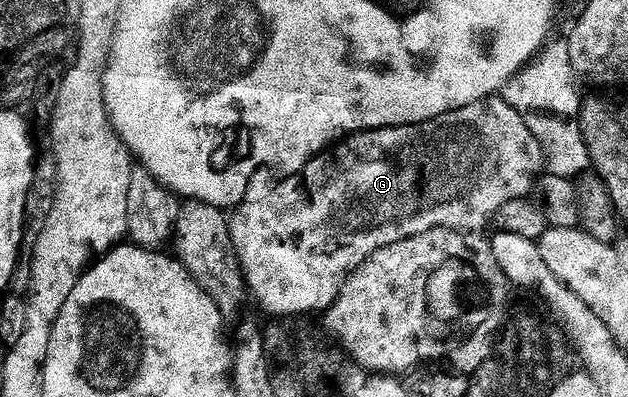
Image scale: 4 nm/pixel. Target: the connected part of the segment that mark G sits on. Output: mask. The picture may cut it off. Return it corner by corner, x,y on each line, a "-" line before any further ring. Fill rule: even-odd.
495,95
489,97
486,101
481,101
480,103
472,103
468,107
460,107
456,111
448,111
448,115
440,115
436,119
428,119
424,123
416,123
415,125
401,125
400,127
384,127
383,129
369,129
363,133
353,133
350,137
343,137
341,141
333,144
330,148
325,149
323,153
318,154
317,157
312,158
309,163
303,167
298,173
291,173
289,175
283,176
281,178
282,182
275,187
271,193
266,193
263,197
258,197
253,201
253,199
247,199
242,202
241,205
237,206
229,214
228,220
230,222
230,238
234,244
234,253
238,256
238,262
242,265
242,271
246,279
246,286
248,288
249,294
262,304
262,309
266,313
271,313
271,318
274,319
284,319
280,317
298,317
301,313
314,313
319,309
319,311
325,311
333,305
334,300
340,295
340,291
346,286
346,281
349,280
351,276
361,266
368,260
372,255
376,255
376,251
380,251
384,247
392,247
392,243
400,243
404,239
412,239
416,235
424,235
424,231
432,231
433,229
455,229
461,233
476,233
485,230
485,225
489,226
492,219
496,215
496,211
500,211
500,207
504,207
504,203
512,203
512,199
520,199
521,197
529,198
532,191
535,192
536,186
539,184
540,178
544,173
544,166
547,164
546,152
542,147
541,142
538,141
537,136
533,134
533,131
529,129
529,125
526,122
526,118
522,117
517,113
506,100
503,100
501,96

